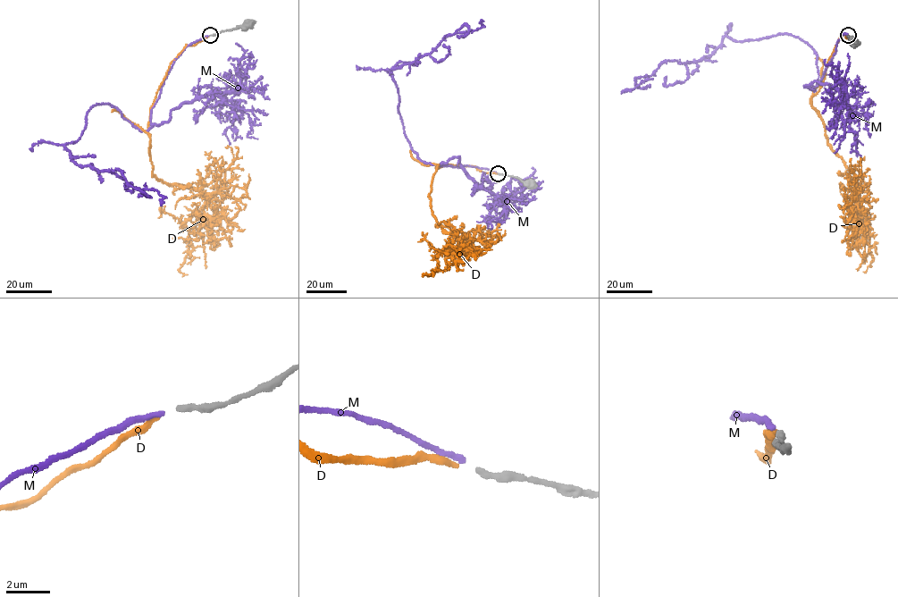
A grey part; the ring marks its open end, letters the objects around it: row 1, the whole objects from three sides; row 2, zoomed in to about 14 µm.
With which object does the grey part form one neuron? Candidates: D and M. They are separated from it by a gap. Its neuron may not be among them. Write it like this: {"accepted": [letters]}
{"accepted": ["M"]}

